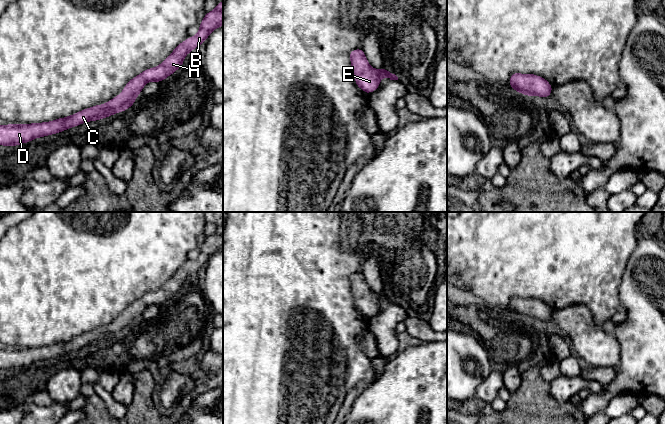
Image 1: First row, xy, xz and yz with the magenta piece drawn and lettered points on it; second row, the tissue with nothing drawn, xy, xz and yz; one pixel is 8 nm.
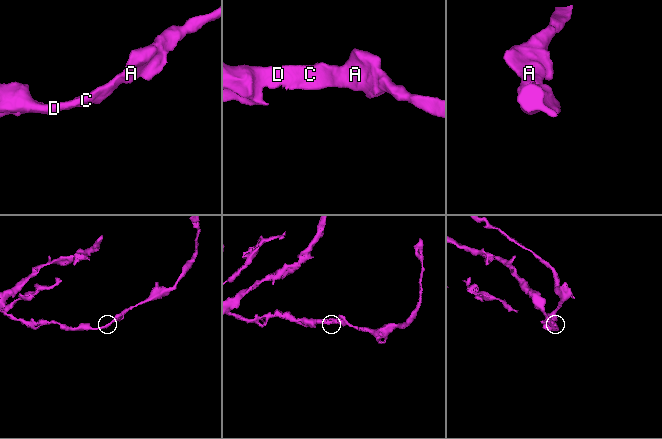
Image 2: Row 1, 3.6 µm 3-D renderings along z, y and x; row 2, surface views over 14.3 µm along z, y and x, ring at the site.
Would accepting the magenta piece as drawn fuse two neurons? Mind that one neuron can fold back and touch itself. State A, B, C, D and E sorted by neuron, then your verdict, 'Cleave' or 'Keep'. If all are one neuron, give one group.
Groups: A B C D E. Keep

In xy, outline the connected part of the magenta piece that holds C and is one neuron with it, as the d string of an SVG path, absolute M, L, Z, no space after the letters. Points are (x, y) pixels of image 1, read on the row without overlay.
M223 224L218 227L213 235L206 237L204 243L200 246L199 256L194 261L189 260L187 264L181 266L158 291L146 293L131 303L120 319L103 329L95 329L51 346L0 349L0 369L13 371L28 367L35 362L60 357L82 347L101 344L129 333L147 306L156 305L160 307L173 298L183 290L184 281L200 268L205 267L209 258L222 249Z

